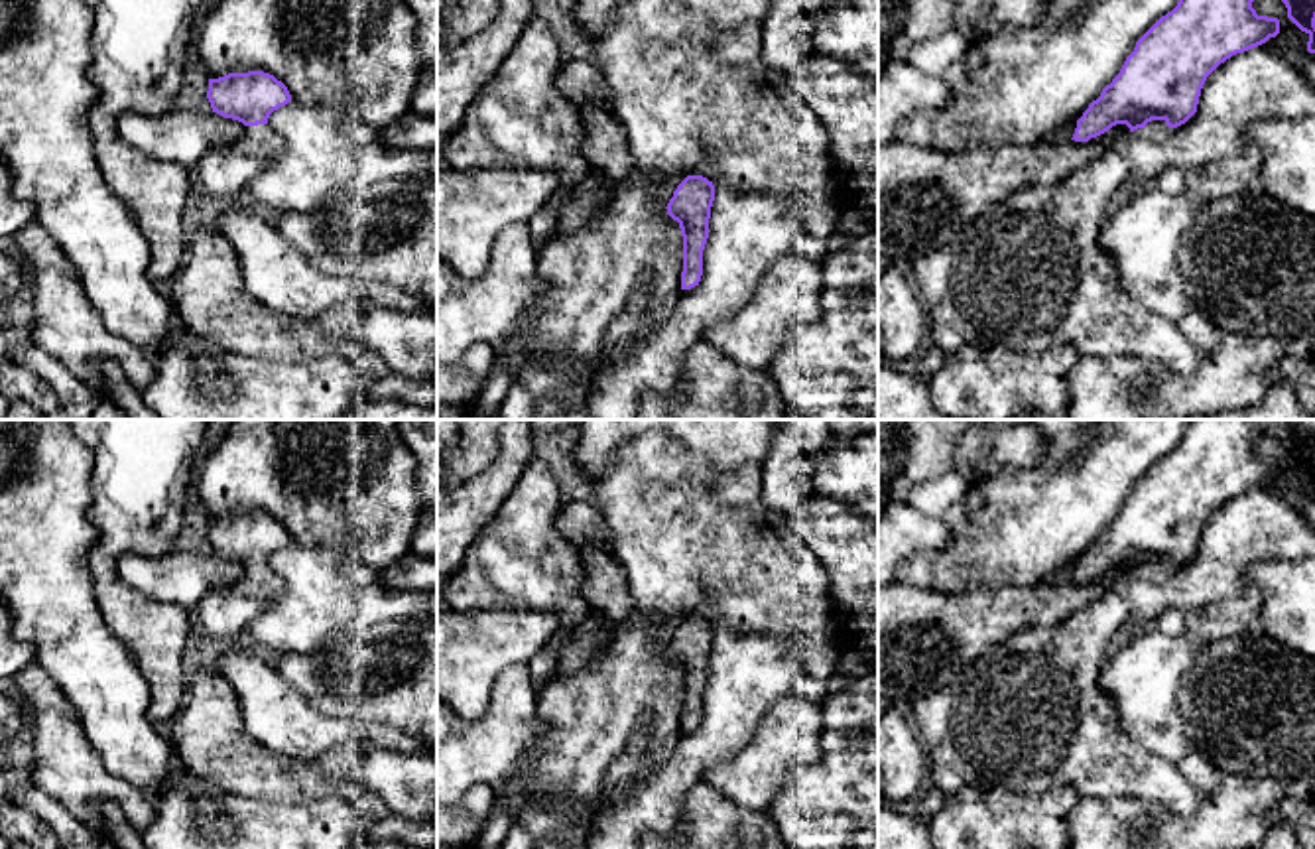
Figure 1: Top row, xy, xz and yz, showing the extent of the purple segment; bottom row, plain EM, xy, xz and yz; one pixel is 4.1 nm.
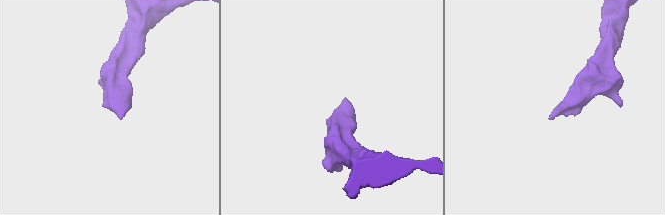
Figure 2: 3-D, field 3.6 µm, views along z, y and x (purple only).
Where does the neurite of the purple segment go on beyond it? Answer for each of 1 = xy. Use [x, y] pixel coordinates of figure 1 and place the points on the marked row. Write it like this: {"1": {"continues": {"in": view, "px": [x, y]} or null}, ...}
{"1": {"continues": {"in": "xy", "px": [225, 174]}}}

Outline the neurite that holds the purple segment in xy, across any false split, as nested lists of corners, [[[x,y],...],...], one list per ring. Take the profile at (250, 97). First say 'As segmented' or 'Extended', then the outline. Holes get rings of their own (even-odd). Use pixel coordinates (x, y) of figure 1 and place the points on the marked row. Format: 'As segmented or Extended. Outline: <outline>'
Extended. Outline: [[[248,71],[209,79],[207,98],[213,112],[246,126],[238,142],[207,154],[195,167],[207,197],[222,209],[244,203],[248,181],[282,152],[283,140],[268,118],[291,95],[274,75]]]

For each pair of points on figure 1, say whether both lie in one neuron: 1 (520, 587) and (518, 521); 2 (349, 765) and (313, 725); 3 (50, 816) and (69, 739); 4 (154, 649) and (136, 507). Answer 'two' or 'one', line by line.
1: one
2: two
3: two
4: one

